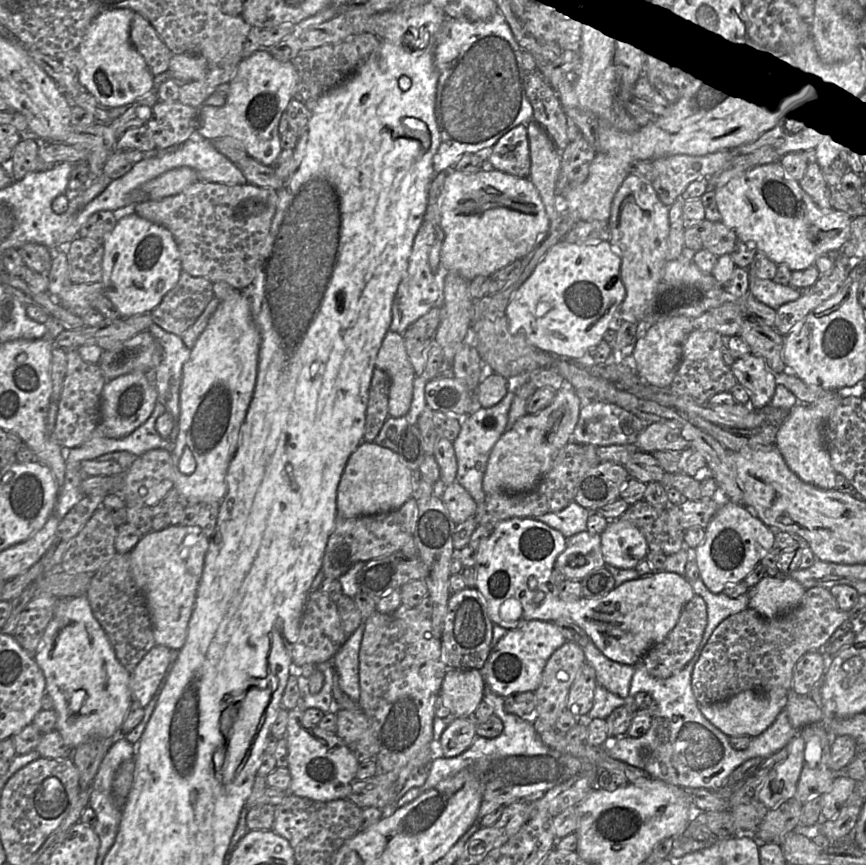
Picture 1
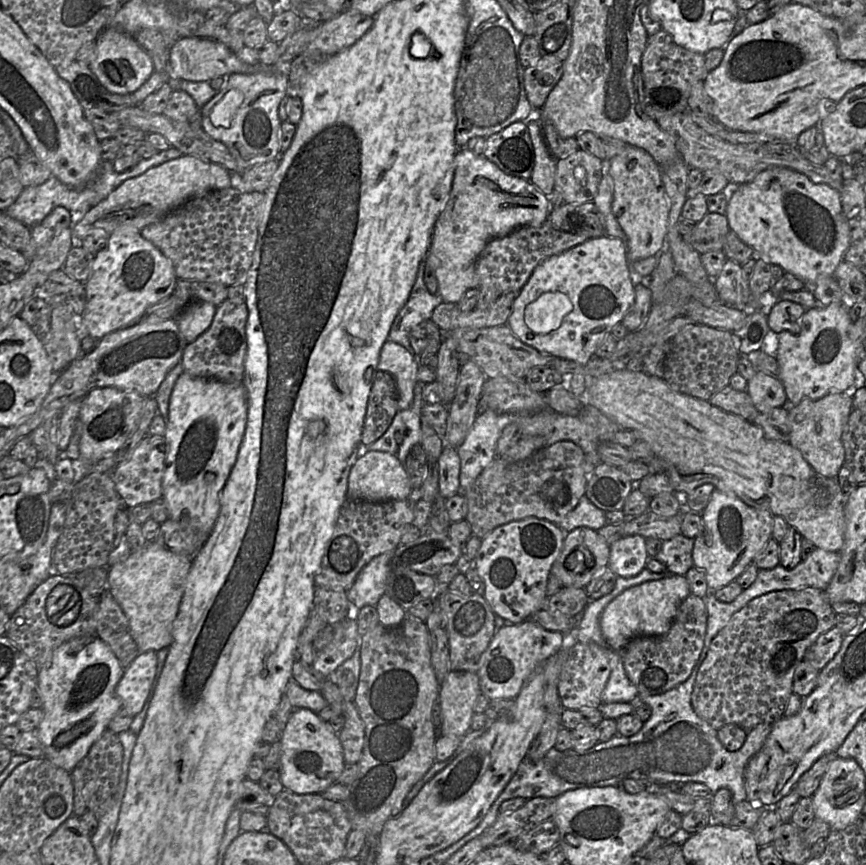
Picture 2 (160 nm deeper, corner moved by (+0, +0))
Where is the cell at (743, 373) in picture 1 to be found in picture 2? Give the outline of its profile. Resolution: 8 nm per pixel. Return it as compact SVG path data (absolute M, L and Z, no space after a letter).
M758 370L748 381L747 392L760 413L783 407L788 401L785 388L773 374Z

